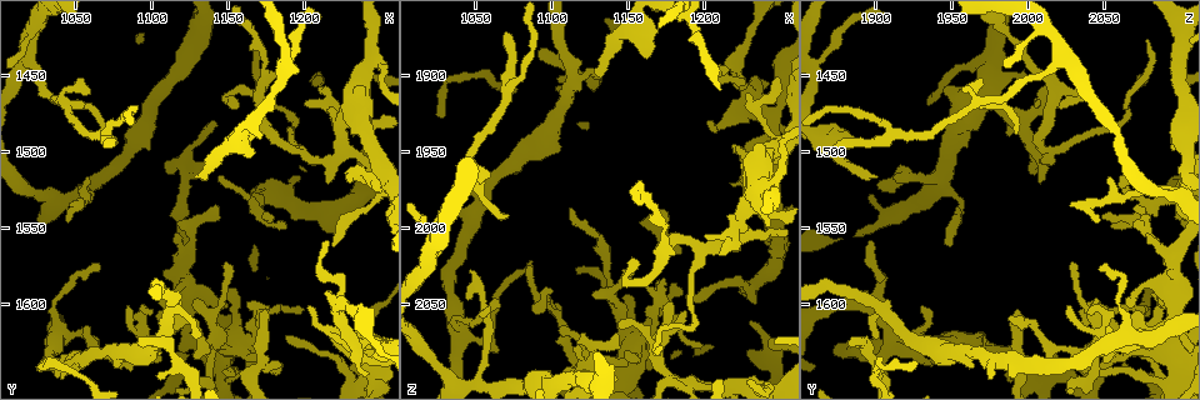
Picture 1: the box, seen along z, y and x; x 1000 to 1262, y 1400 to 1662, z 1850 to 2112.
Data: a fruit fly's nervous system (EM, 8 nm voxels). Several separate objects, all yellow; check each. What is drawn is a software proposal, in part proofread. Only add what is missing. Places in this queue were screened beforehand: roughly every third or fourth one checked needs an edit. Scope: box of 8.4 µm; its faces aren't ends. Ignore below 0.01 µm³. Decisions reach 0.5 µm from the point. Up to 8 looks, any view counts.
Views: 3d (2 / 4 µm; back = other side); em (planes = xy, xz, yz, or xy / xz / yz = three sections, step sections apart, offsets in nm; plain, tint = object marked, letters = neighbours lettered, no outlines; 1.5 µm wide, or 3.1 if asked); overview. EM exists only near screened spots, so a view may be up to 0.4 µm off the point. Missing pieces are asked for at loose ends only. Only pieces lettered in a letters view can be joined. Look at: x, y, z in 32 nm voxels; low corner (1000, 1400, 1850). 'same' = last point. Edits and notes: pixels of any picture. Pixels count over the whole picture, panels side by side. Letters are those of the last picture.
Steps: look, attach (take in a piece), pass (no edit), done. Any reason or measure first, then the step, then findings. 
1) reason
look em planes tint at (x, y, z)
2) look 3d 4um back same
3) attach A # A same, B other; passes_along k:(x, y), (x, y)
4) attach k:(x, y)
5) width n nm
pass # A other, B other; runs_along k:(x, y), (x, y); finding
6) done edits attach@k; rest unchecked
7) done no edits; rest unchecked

branch stops here
look 3d 4um at (1128, 1598, 2046)

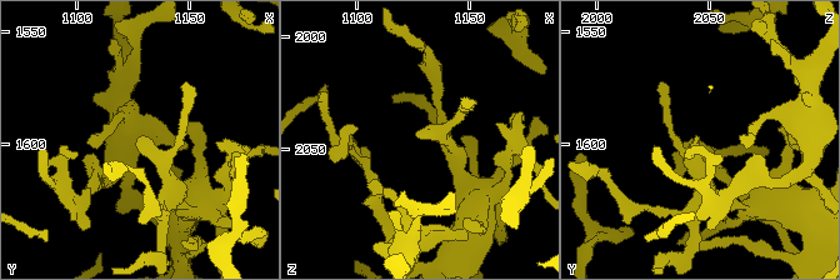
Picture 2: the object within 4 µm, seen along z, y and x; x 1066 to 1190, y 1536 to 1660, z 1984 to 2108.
look em planes letters at (1129, 1597, 2045)

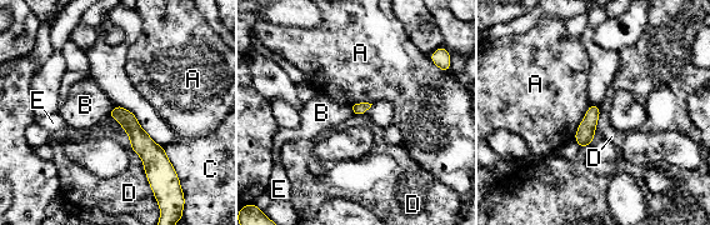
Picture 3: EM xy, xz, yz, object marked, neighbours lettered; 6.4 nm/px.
longest_contact D 440 nm
pass # A other, B other, C other, D other, E other; runs_along 3:(116, 109), (153, 155), (155, 173); none of them fits

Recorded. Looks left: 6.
branch stops here
look em yz step 4 letters at (1112, 1610, 1988)

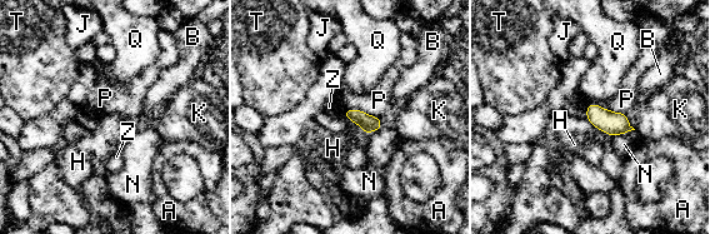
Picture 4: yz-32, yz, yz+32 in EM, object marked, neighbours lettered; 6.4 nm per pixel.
width 110 nm
pass # A other, B other, H other, J other, K other, N other, P other, Q other, T other, Z other; border 4:(345, 116), (359, 125), (365, 133); none of them fits

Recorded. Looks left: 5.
branch stops here
look em planes letters at (1070, 1488, 1994)

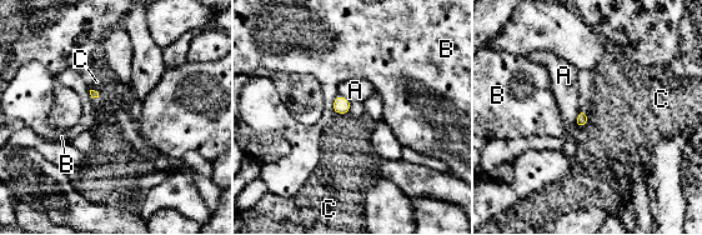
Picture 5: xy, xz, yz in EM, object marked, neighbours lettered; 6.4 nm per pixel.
width 80 nm
pass # A other, B other, C other; border 5:(337, 95), (332, 104); none of them fits

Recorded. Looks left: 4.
done no edits; rest unchecked

